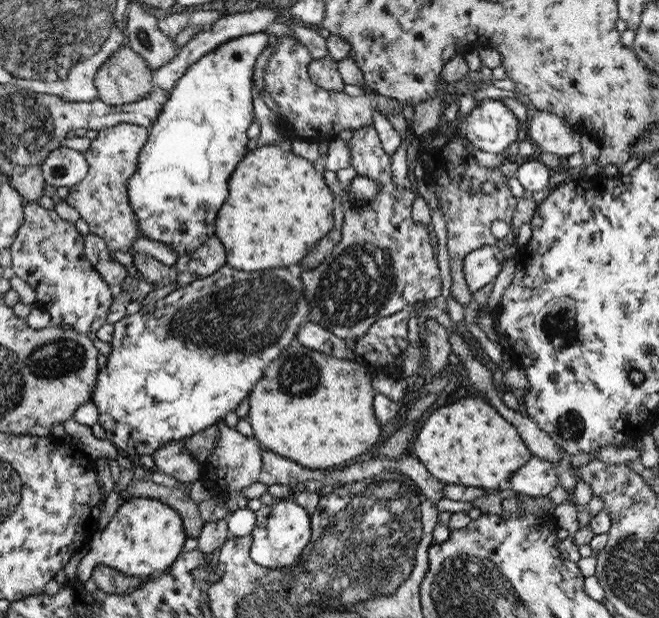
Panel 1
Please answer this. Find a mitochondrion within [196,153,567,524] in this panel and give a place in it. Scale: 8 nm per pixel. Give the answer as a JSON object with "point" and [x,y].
{"point":[356,285]}

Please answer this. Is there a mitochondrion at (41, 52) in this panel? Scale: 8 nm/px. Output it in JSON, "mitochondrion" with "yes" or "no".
{"mitochondrion":"yes"}

